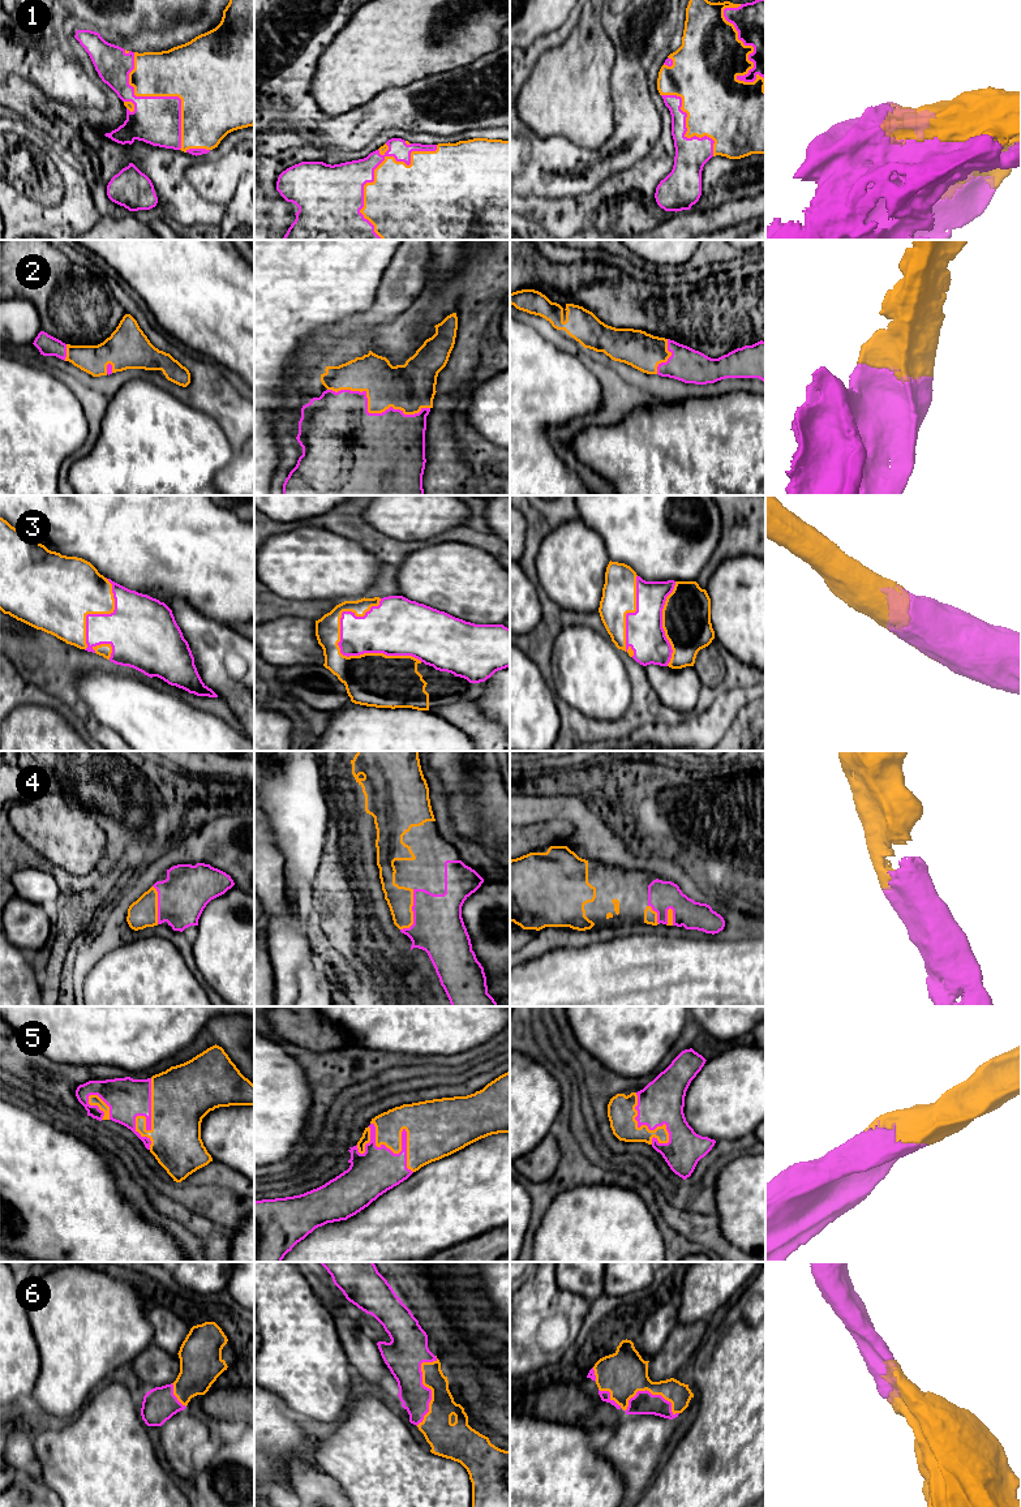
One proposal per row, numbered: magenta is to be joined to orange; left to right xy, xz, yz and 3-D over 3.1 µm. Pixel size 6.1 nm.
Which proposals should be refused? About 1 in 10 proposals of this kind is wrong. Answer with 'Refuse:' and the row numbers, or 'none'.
Refuse: none

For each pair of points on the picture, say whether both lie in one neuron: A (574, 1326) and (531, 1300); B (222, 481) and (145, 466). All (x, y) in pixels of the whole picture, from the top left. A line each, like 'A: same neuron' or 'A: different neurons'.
A: same neuron
B: different neurons

